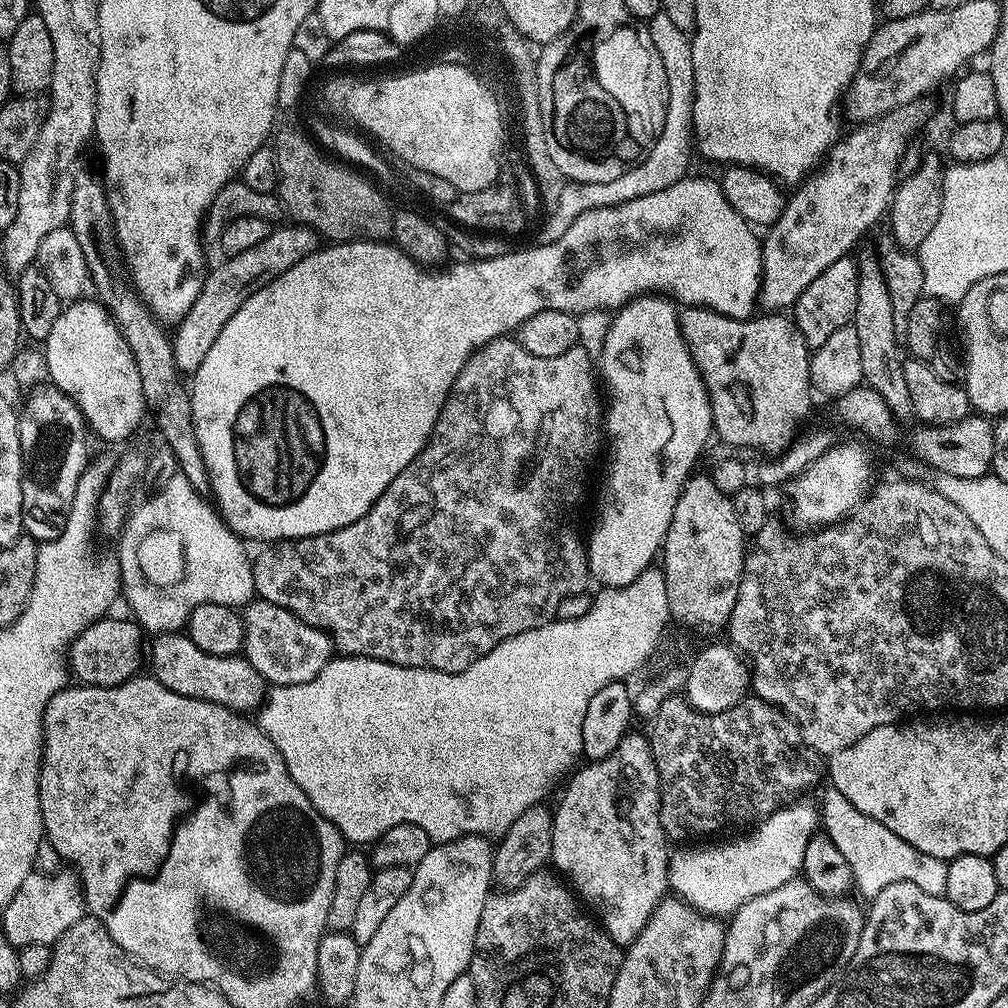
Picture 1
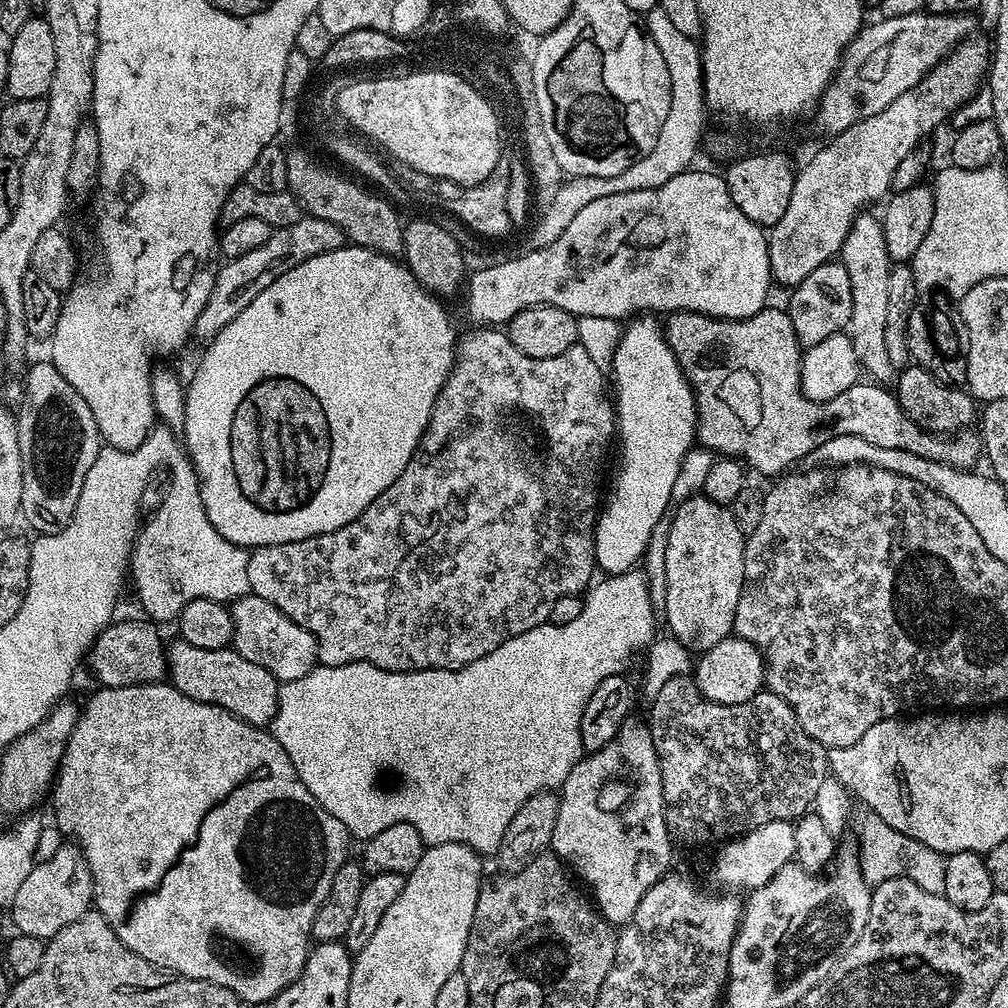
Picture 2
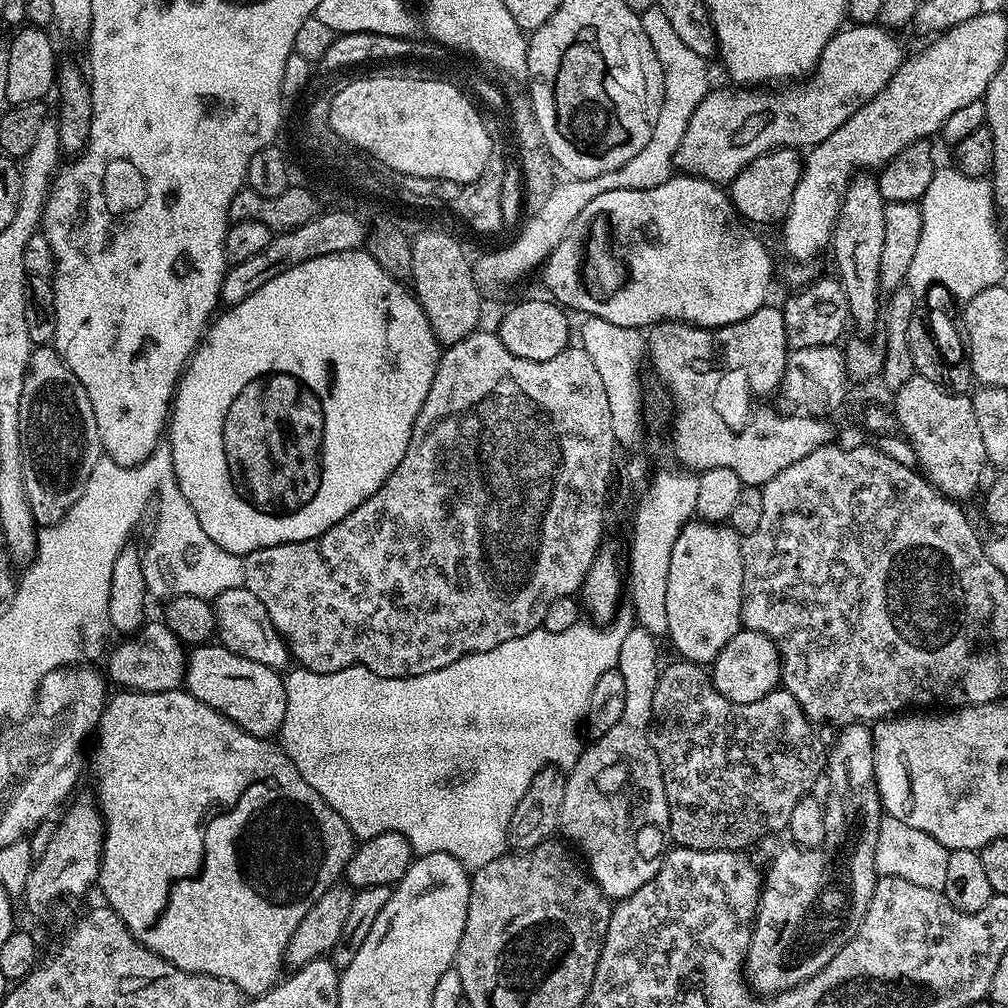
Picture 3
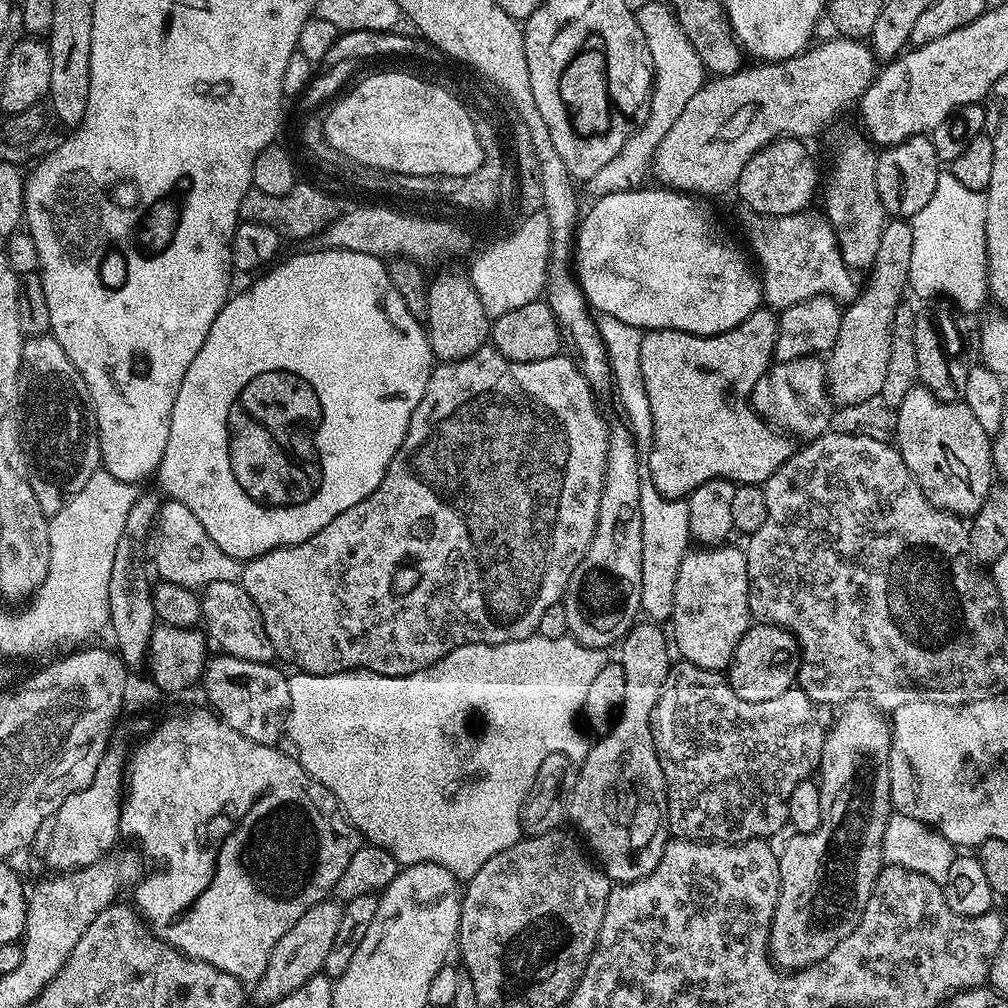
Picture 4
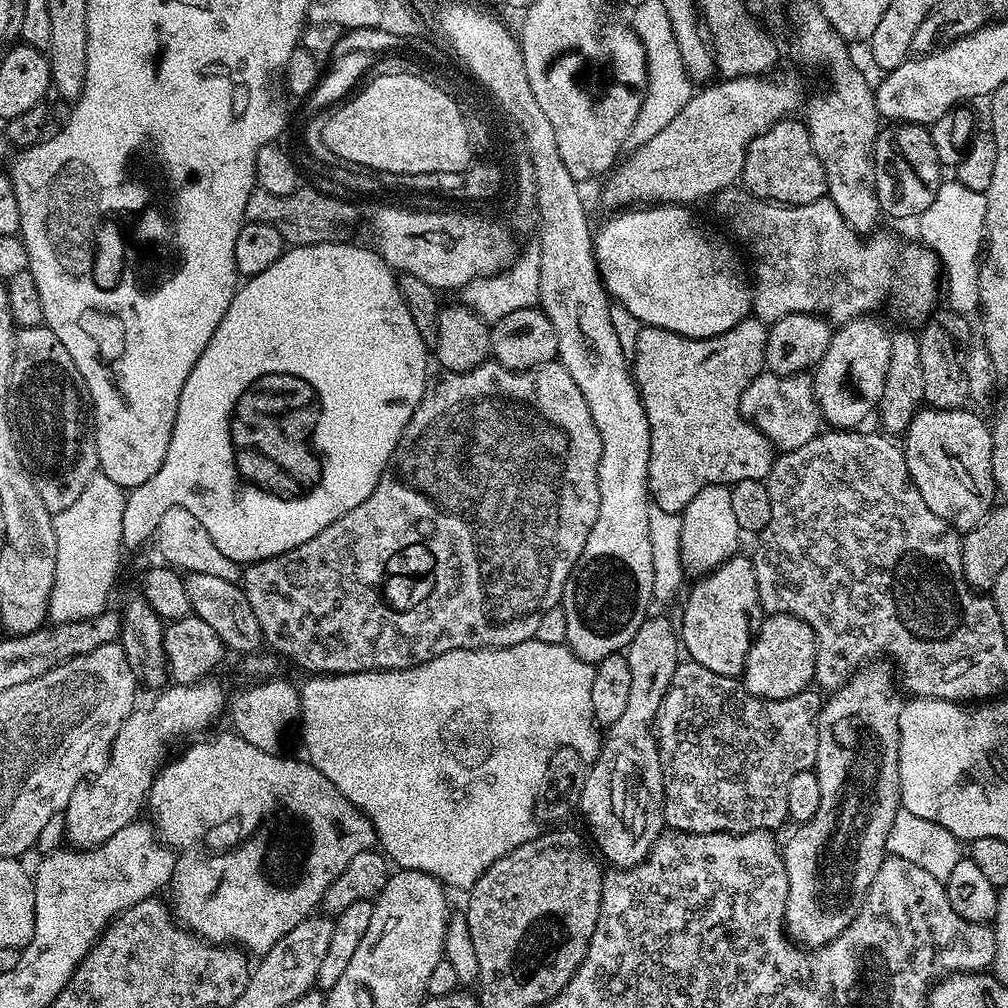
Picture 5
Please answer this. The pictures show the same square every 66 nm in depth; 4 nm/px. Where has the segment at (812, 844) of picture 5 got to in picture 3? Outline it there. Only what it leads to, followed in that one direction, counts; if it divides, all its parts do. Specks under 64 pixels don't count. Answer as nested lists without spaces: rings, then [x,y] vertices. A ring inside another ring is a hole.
[[[867,723],[849,724],[843,729],[844,732],[836,740],[836,745],[831,745],[830,751],[826,756],[826,784],[828,780],[828,800],[826,799],[826,807],[824,810],[824,821],[826,822],[826,834],[824,841],[818,848],[801,848],[799,846],[787,846],[772,860],[768,872],[766,868],[766,879],[762,884],[760,894],[760,905],[756,911],[756,918],[752,925],[752,937],[750,938],[750,946],[748,947],[748,955],[746,957],[746,979],[753,989],[760,994],[775,994],[777,992],[785,992],[794,986],[798,986],[802,982],[806,982],[810,978],[814,978],[814,974],[818,974],[818,970],[822,970],[831,960],[838,954],[838,950],[842,950],[842,946],[846,946],[846,942],[850,942],[856,936],[856,932],[860,929],[860,925],[864,923],[864,915],[870,906],[870,898],[876,889],[878,873],[874,866],[874,850],[878,844],[878,830],[880,829],[880,821],[882,819],[882,809],[880,807],[880,795],[878,794],[878,786],[876,785],[876,771],[874,770],[874,750],[872,749],[872,728]]]

